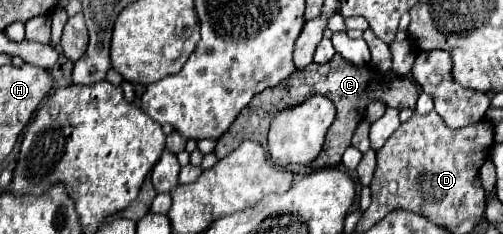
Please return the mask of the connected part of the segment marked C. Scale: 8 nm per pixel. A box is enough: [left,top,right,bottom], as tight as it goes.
[215,53,419,169]

